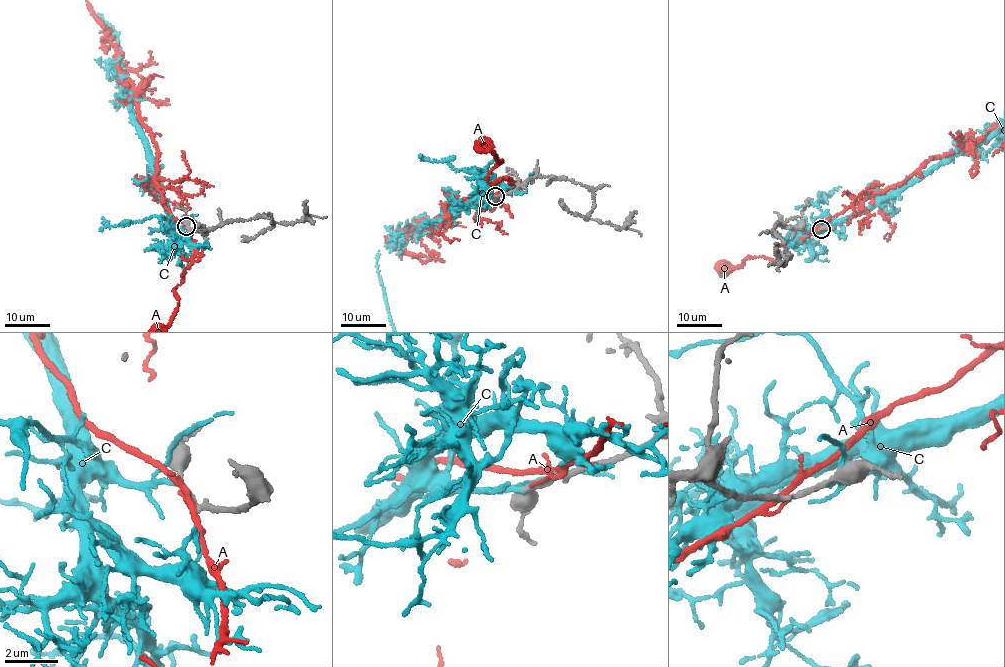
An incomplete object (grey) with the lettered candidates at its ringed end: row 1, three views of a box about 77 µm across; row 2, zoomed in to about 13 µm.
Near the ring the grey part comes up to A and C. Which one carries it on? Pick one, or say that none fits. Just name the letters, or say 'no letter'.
C

